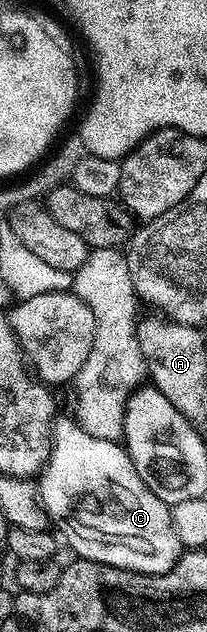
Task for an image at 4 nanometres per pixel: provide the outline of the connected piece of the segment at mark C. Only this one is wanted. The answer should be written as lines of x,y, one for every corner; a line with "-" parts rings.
54,417
49,458
45,461
36,487
41,509
45,511
50,523
55,527
56,533
63,539
64,545
66,542
74,550
74,555
77,558
89,558
93,562
102,562
108,566
118,566
124,570
134,570
140,574
162,574
173,567
183,553
179,536
175,536
175,528
171,524
171,508
163,500
159,500
159,496
155,496
155,492
151,492
151,488
147,488
147,484
143,484
143,480
135,472
135,464
131,460
131,456
125,451
124,445
121,442
99,440
99,436
87,436
87,432
83,432
81,425
72,417

